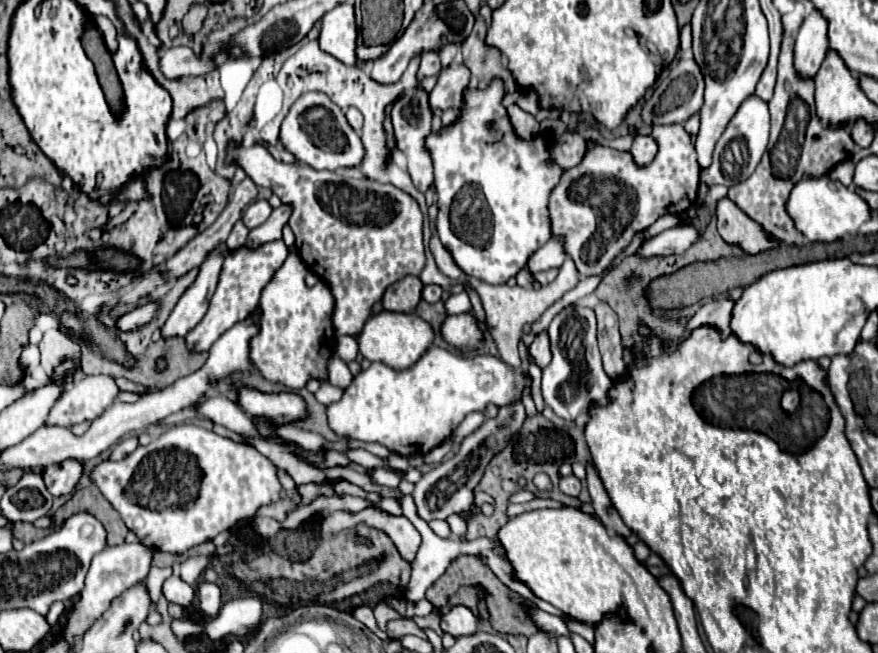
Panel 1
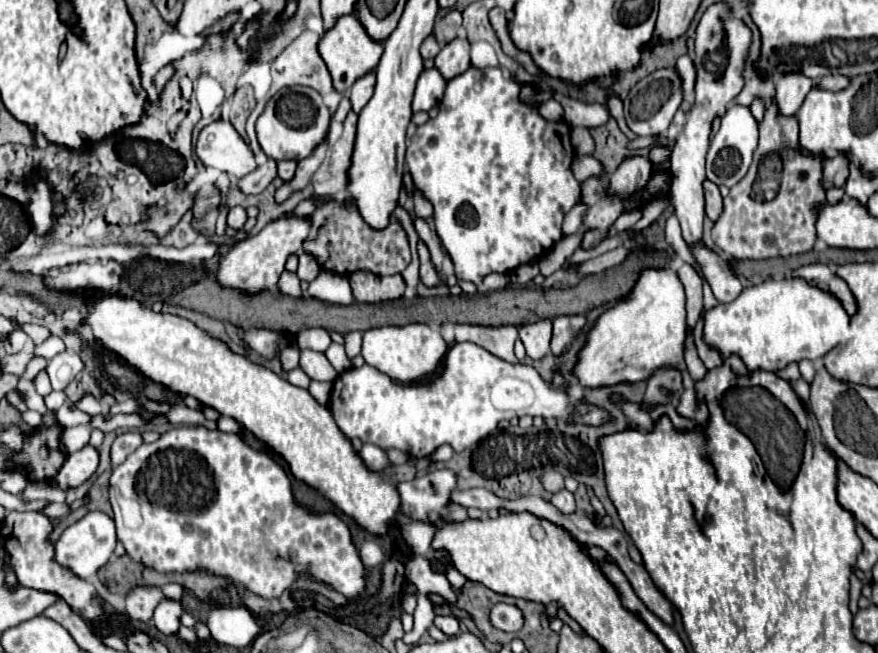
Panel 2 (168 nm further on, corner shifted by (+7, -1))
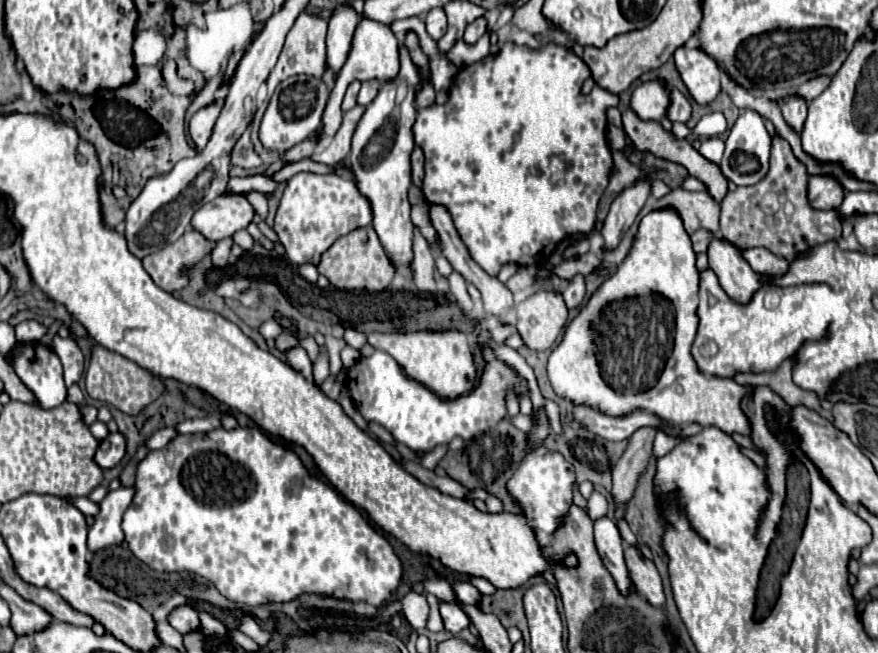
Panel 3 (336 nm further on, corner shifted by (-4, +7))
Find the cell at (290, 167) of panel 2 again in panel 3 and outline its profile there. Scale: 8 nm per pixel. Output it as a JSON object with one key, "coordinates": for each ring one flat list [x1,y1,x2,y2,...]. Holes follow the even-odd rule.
{"coordinates":[[296,173,288,179,280,207,274,219,274,231,280,237,282,247,288,253,290,263,318,265,322,253,342,235,358,227,372,223,370,201,358,191,350,177,338,175,316,175,316,173]]}

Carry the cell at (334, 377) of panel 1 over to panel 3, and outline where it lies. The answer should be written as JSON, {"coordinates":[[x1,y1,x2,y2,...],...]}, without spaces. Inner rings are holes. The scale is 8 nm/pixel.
{"coordinates":[[272,319,264,321,264,323,258,327,258,333,260,333,264,339,270,339,270,341,274,341,280,331,282,331,282,327,278,327,278,323,272,321]]}

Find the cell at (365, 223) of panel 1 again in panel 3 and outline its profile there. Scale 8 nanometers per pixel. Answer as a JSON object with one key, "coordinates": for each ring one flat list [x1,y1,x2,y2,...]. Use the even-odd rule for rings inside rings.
{"coordinates":[[216,99,208,107,202,107,200,111,196,111,194,117,190,119,190,123,188,123,188,135,194,141,194,145,196,145,198,151,204,149,204,145,208,143,208,139,212,135,212,127,214,127,220,111,222,111,222,99]]}

